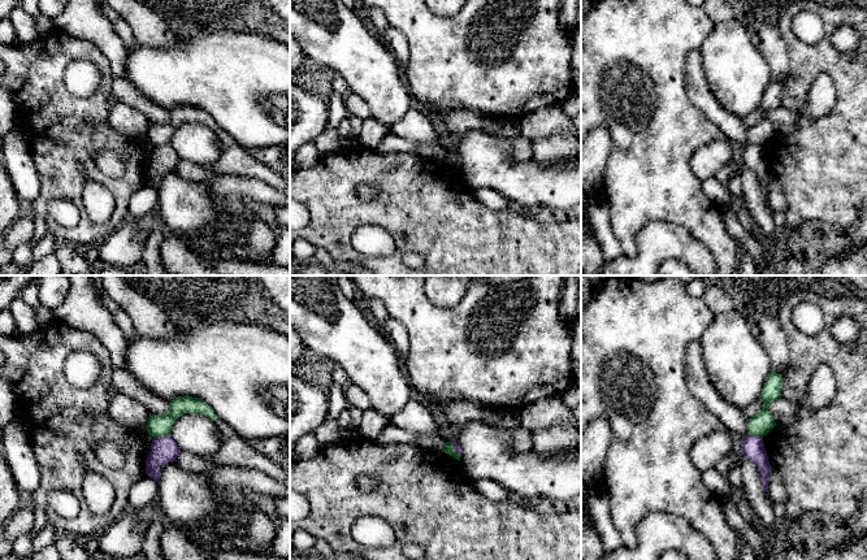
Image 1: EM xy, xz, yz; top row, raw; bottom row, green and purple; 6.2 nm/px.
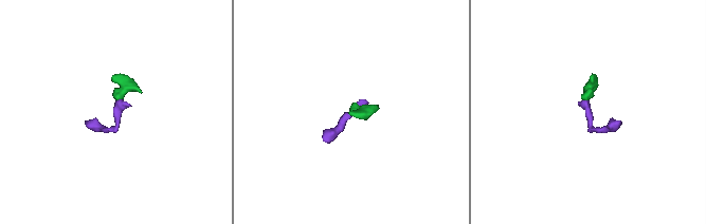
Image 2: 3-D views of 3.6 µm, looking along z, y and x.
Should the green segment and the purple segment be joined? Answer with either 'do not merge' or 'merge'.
merge

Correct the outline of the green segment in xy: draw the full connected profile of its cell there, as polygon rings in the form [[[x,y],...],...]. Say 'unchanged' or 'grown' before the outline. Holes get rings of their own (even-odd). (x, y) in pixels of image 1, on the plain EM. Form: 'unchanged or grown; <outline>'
grown; [[[181,105],[169,110],[165,123],[149,125],[146,138],[153,147],[146,169],[146,183],[160,194],[160,173],[173,172],[181,157],[170,146],[174,130],[185,122],[200,122],[217,130],[218,126],[208,112],[192,105]]]

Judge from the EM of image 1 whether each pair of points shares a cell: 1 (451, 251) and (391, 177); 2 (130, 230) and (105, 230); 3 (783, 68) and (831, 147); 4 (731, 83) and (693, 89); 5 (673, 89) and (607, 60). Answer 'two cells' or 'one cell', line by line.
1: one cell
2: two cells
3: two cells
4: two cells
5: one cell

